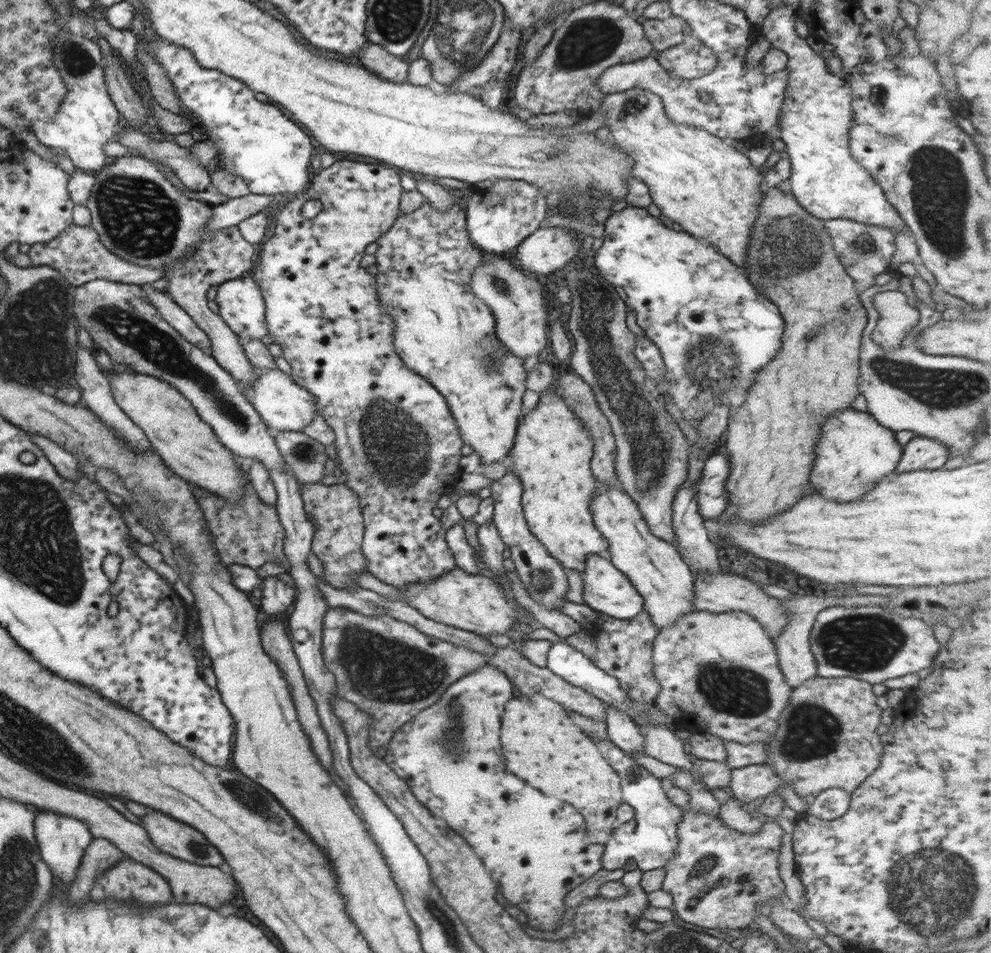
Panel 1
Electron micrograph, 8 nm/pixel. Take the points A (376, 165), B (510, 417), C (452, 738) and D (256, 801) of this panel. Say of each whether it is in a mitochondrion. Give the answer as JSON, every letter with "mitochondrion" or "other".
{"A":"other","B":"other","C":"mitochondrion","D":"mitochondrion"}

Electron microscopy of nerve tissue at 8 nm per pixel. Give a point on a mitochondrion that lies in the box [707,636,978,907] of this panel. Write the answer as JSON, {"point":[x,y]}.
{"point":[812,732]}

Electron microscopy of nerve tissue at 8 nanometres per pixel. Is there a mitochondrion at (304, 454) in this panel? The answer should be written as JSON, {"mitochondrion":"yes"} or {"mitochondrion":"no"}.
{"mitochondrion":"yes"}

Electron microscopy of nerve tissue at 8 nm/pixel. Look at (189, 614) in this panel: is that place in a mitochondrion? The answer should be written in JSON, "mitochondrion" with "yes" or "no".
{"mitochondrion":"no"}

